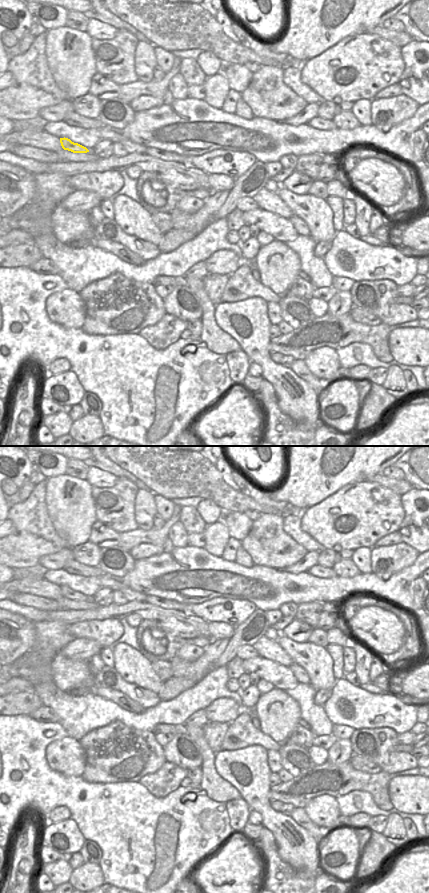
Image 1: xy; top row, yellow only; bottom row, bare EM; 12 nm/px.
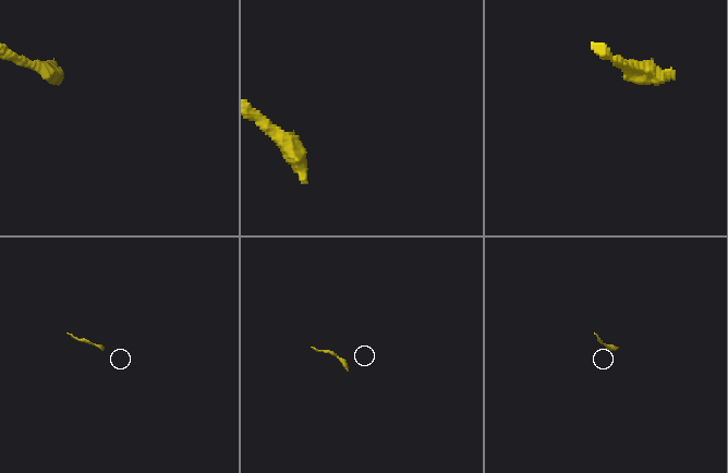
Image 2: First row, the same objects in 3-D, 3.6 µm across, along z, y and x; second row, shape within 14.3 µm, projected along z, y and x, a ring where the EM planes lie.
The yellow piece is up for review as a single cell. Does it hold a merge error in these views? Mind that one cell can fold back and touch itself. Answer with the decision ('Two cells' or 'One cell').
One cell

